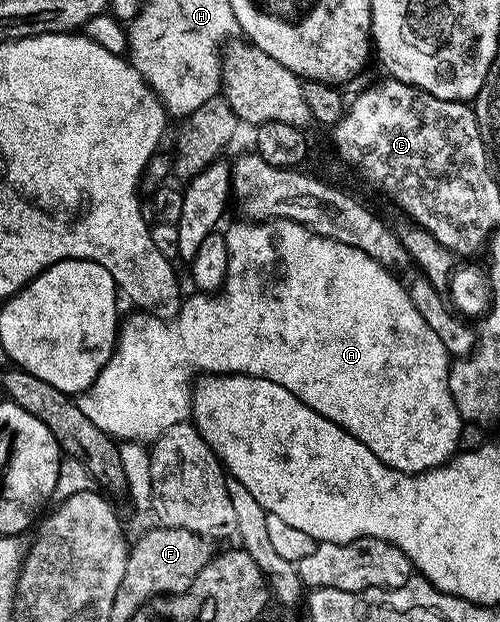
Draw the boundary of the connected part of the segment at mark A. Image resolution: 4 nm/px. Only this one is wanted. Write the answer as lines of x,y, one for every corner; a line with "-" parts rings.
263,220
261,222
241,222
234,224
230,229
225,229
224,235
228,242
228,274
226,283
222,285
217,294
193,294
187,295
182,301
182,309
172,321
174,327
174,340
158,340
155,328
146,328
146,344
142,344
142,360
138,360
138,348
130,348
130,356
126,352
119,352
115,347
113,354
93,380
92,386
85,389
77,396
80,410
100,430
104,430
109,436
119,441
134,440
143,444
152,444
158,440
165,430
172,426
187,423
193,413
193,382
199,374
221,374
224,376
255,376
256,378
268,378
268,382
276,382
276,386
284,386
300,402
304,402
316,414
336,422
348,434
352,434
380,462
384,462
392,470
397,472
427,472
445,464
459,451
457,438
460,437
464,423
462,415
456,410
454,399
448,386
450,377
450,365
452,357
444,350
444,342
428,330
428,322
420,318
416,306
412,306
412,298
406,293
406,284
398,281
393,276
387,265
376,262
364,254
356,246
344,246
344,242
324,238
312,230
308,230
303,224
297,224
291,220

